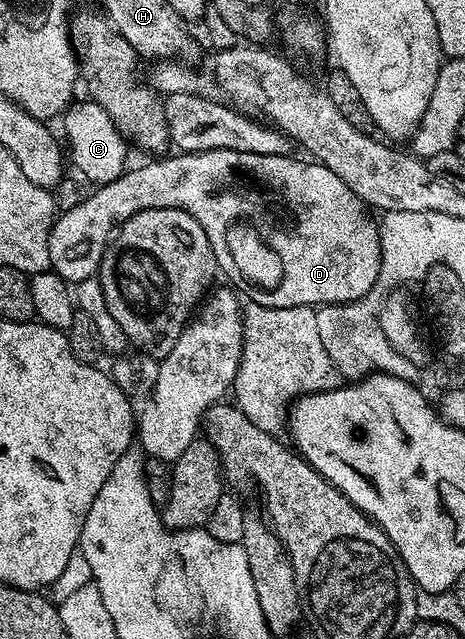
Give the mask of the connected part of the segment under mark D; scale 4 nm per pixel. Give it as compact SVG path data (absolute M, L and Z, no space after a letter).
M230 149L189 151L149 158L152 159L149 163L133 171L125 169L116 180L99 184L93 195L86 196L69 211L61 210L57 214L52 220L48 242L50 268L70 285L93 278L100 270L110 233L115 232L124 220L134 217L139 211L173 207L190 213L190 217L202 225L212 246L219 274L225 275L229 279L225 280L251 302L286 309L287 306L315 308L323 304L358 301L378 281L382 249L377 220L372 220L373 212L368 204L352 192L350 185L346 185L338 173L330 173L330 169L321 163L296 158L292 155L238 153Z

